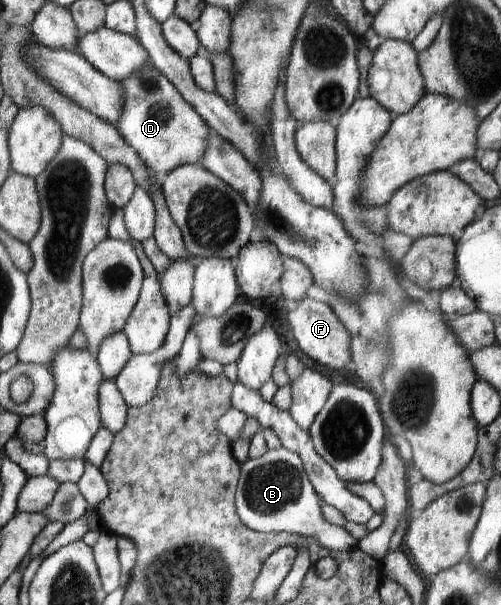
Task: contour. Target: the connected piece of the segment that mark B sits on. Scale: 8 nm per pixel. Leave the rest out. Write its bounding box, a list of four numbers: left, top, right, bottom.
[236,446,358,551]

